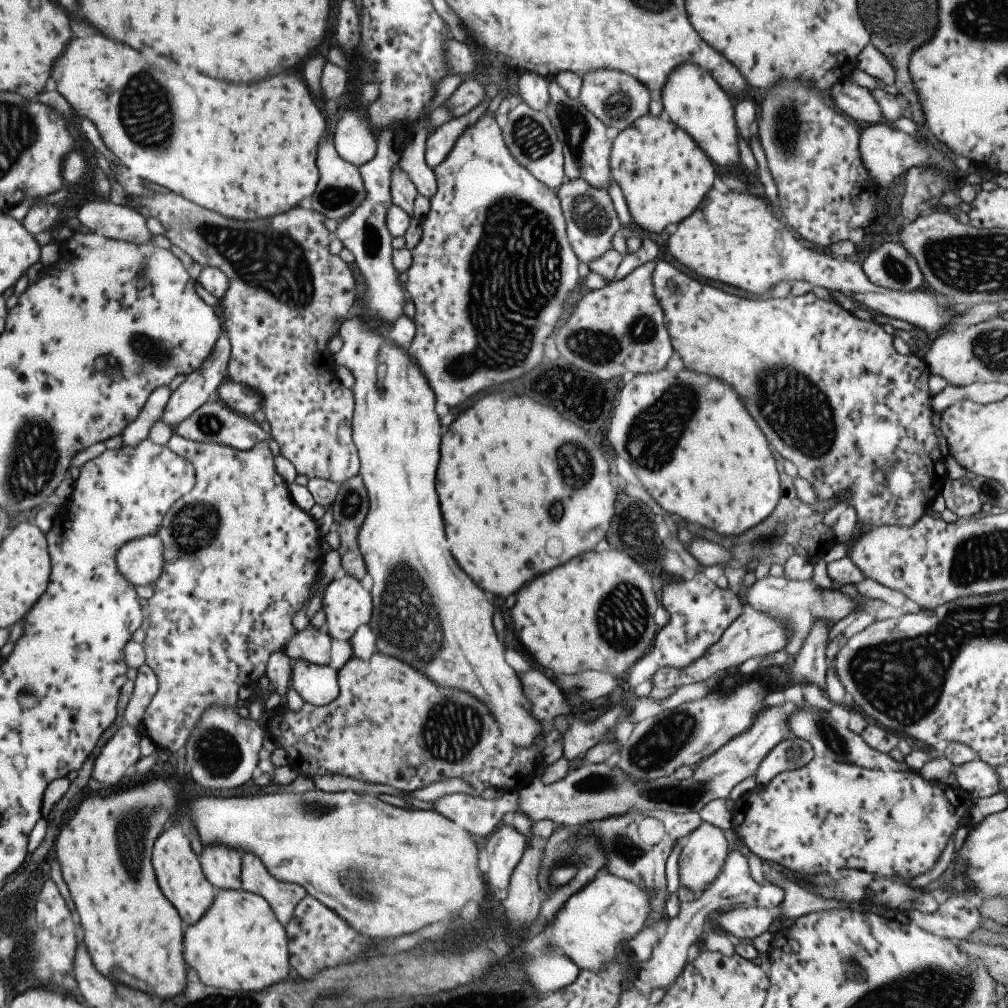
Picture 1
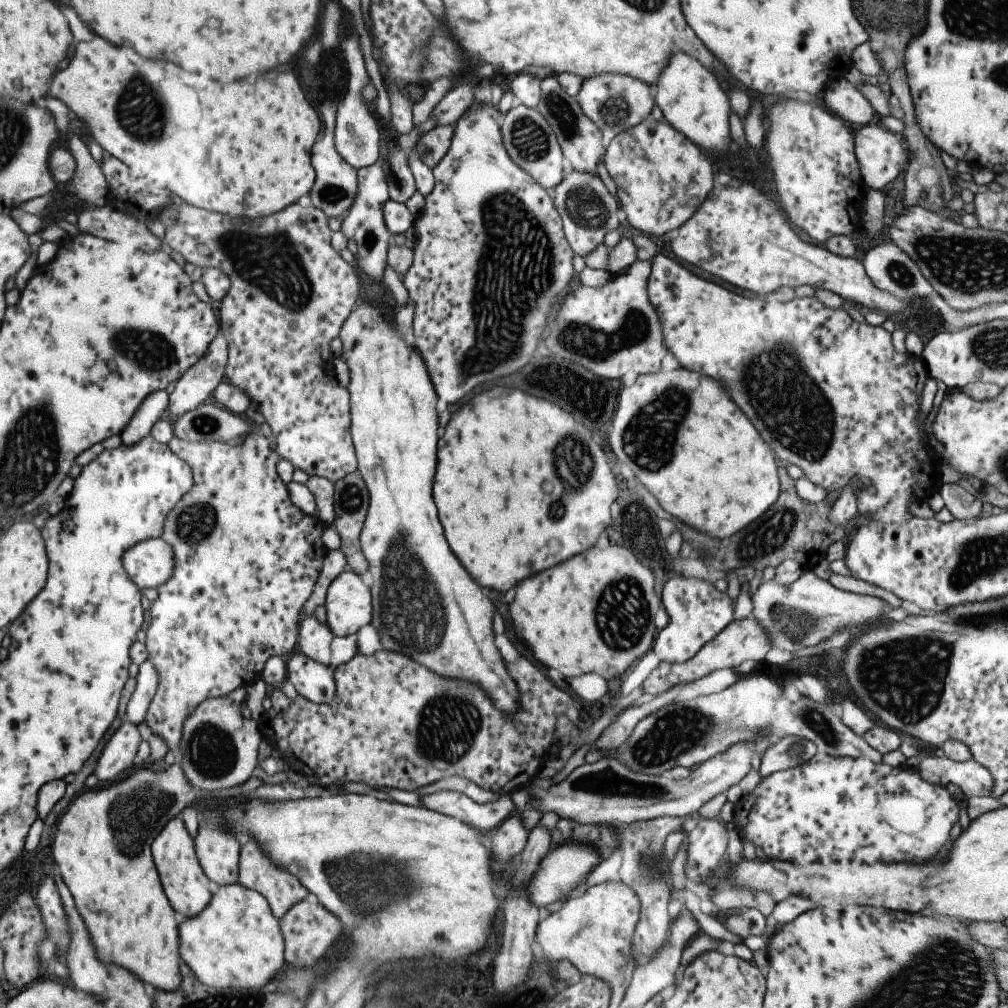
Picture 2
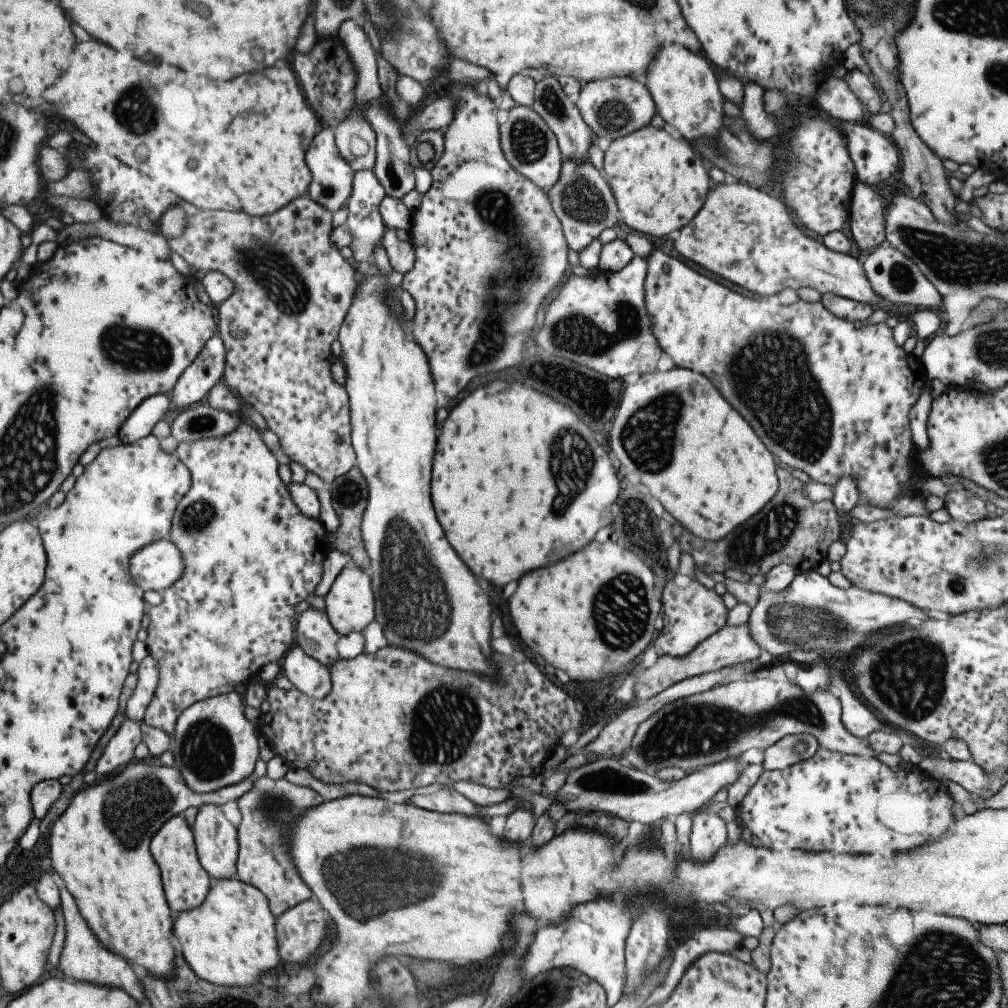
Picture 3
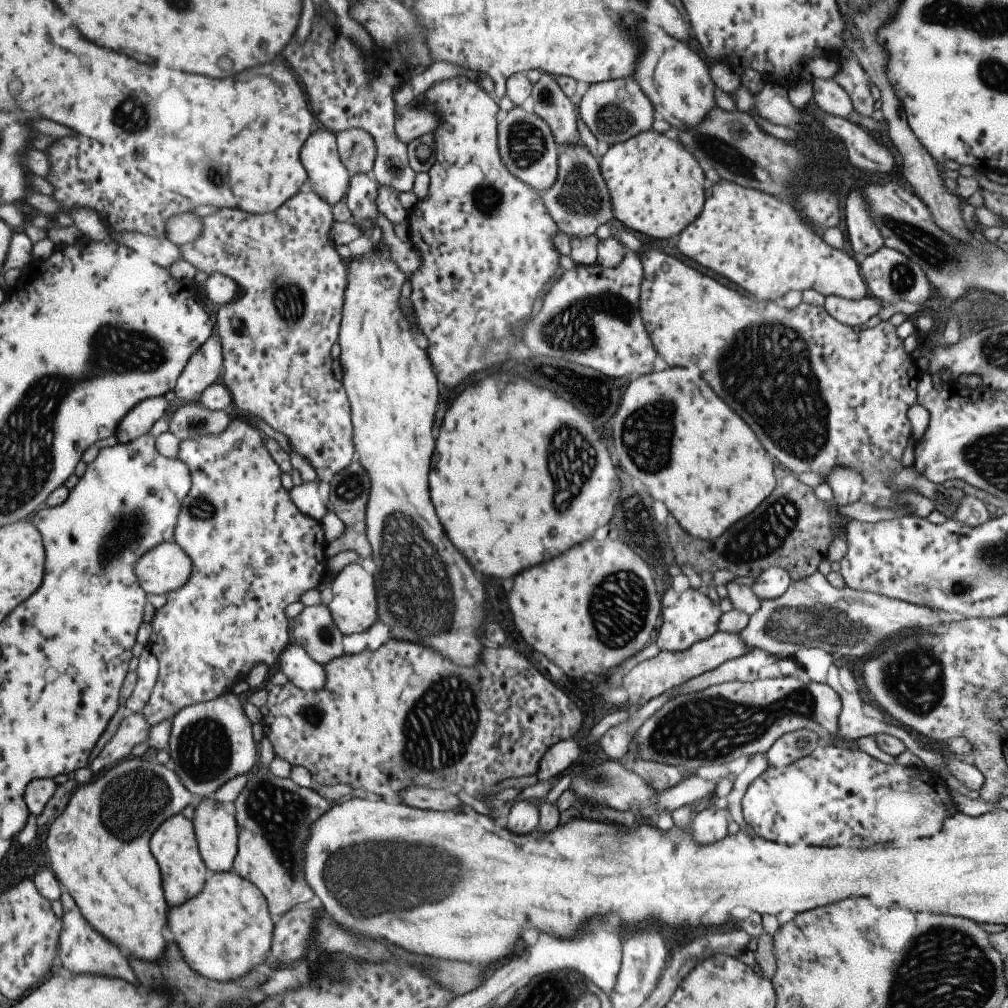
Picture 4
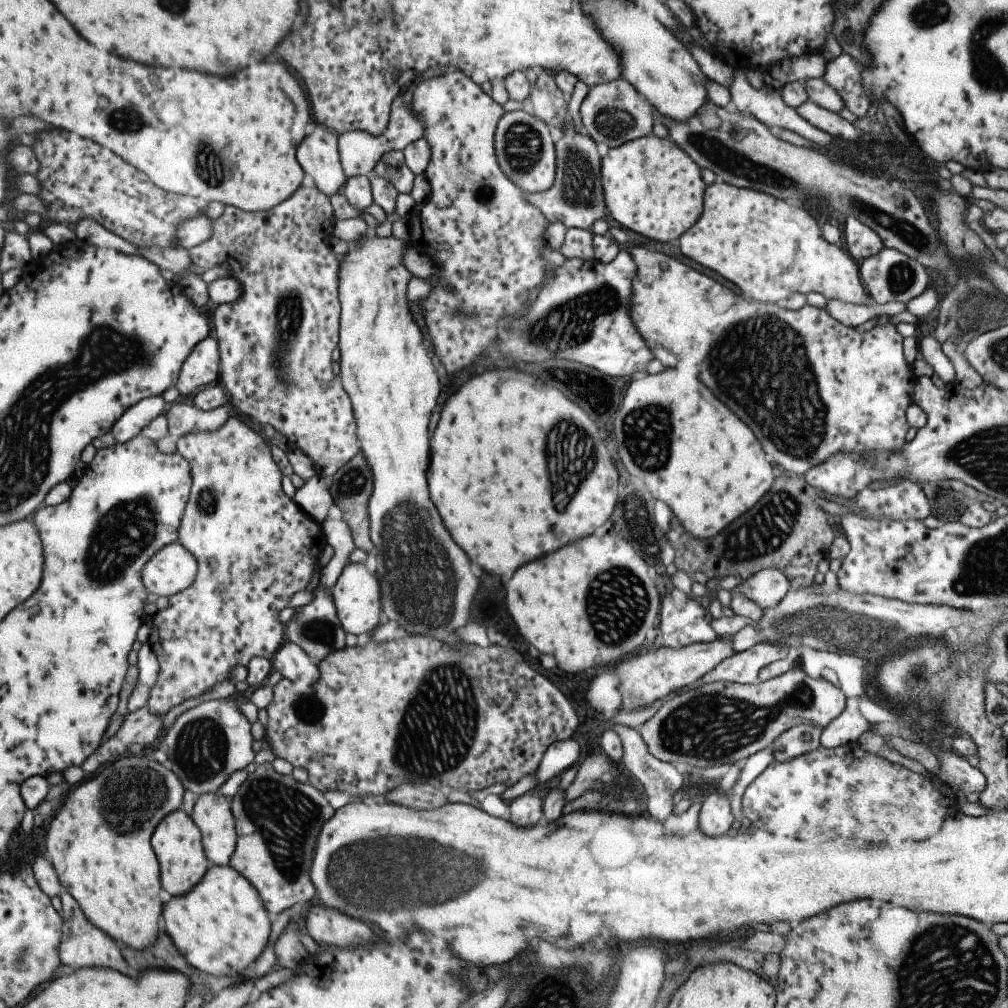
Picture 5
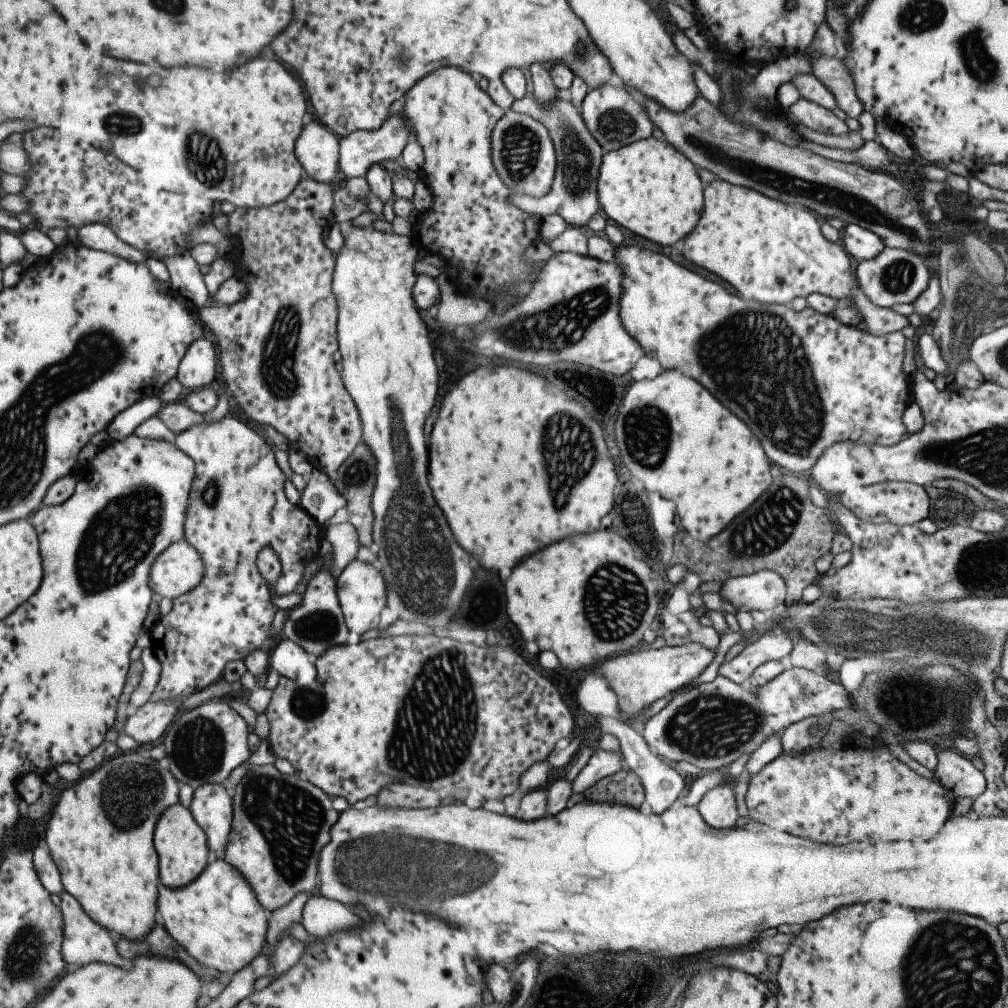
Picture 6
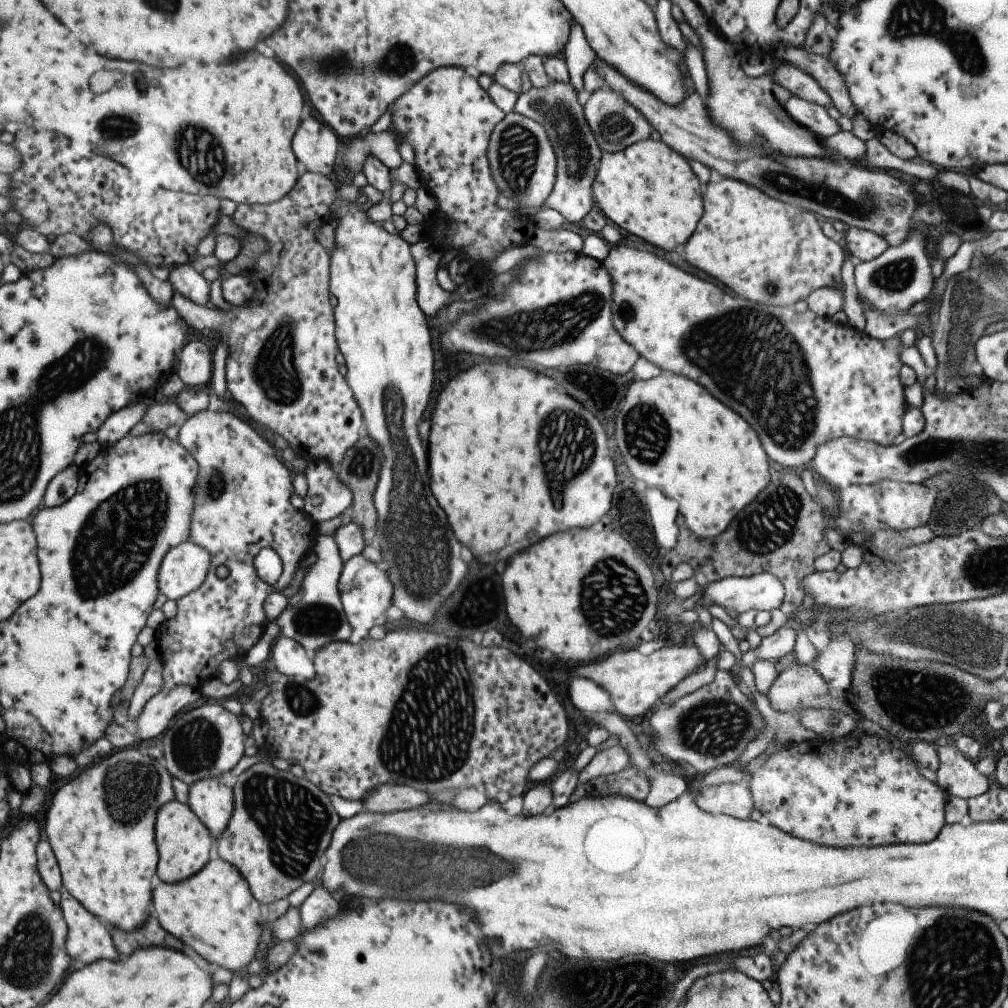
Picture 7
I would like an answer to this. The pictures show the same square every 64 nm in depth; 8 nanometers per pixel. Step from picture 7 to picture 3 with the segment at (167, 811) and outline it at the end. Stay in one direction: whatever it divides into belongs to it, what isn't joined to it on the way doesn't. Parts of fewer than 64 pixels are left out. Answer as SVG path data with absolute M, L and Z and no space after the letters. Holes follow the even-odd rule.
M182 815L172 816L153 834L151 854L153 854L153 860L160 872L161 884L169 910L176 914L197 908L209 890L210 878L199 864L192 829L189 828Z

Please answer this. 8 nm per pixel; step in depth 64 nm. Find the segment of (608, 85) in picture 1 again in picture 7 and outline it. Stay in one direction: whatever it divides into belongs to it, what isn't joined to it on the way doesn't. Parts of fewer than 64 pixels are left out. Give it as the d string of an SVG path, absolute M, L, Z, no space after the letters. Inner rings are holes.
M605 85L590 94L582 105L582 112L597 146L602 152L619 152L634 142L647 139L651 132L651 126L647 120L631 104L627 104L619 94L615 94Z

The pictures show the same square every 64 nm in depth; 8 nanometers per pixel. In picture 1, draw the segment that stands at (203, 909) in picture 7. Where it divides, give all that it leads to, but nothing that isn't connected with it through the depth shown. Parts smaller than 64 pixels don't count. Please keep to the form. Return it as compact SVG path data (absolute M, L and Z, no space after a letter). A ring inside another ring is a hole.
M242 889L219 891L206 914L195 925L183 927L183 959L204 986L231 992L255 993L293 976L284 927L261 896Z

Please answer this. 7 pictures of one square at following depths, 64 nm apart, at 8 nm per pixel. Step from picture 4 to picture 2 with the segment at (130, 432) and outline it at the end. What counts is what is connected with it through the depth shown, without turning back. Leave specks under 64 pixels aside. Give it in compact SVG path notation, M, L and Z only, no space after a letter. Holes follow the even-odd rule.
M158 390L148 394L139 404L129 422L119 432L120 440L125 446L133 446L149 435L151 426L155 424L168 408L168 394Z

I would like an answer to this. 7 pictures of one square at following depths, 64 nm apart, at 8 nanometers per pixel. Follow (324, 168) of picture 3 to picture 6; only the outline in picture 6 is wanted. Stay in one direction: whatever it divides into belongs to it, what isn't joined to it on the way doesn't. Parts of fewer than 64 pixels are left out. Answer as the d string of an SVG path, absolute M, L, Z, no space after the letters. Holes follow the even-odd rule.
M314 117L303 126L299 138L295 140L295 158L307 173L307 176L333 184L339 174L338 164L339 137Z

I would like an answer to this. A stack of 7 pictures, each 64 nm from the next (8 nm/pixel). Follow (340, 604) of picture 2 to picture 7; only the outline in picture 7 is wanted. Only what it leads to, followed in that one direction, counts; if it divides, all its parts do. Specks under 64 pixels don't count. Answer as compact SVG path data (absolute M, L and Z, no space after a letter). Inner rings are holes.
M361 553L351 556L342 564L337 590L339 590L344 617L351 628L363 628L363 630L369 631L386 622L384 612L391 606L393 586L389 582L387 572L375 565L375 563L365 560Z

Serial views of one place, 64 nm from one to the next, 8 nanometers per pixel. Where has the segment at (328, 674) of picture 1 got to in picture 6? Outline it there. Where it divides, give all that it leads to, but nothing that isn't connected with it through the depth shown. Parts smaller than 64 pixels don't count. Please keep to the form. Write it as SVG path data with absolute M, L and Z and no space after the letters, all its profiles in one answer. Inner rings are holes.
M281 640L268 655L269 666L278 676L295 682L297 688L313 690L316 670L310 655L291 640Z

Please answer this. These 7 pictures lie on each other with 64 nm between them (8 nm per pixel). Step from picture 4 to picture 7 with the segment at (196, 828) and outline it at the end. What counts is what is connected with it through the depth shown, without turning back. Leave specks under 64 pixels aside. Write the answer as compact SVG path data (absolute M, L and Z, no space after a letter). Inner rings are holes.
M218 777L203 778L188 787L187 806L209 830L212 838L219 838L231 816L233 790Z

